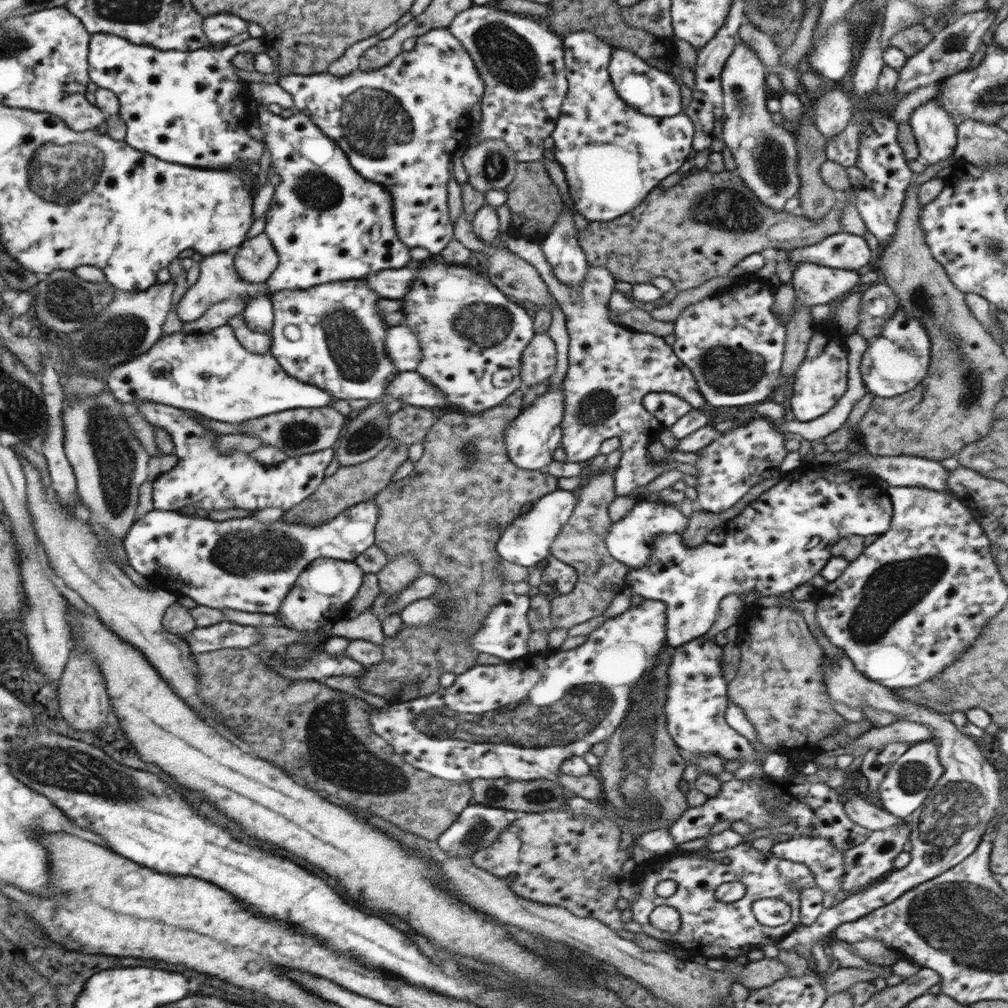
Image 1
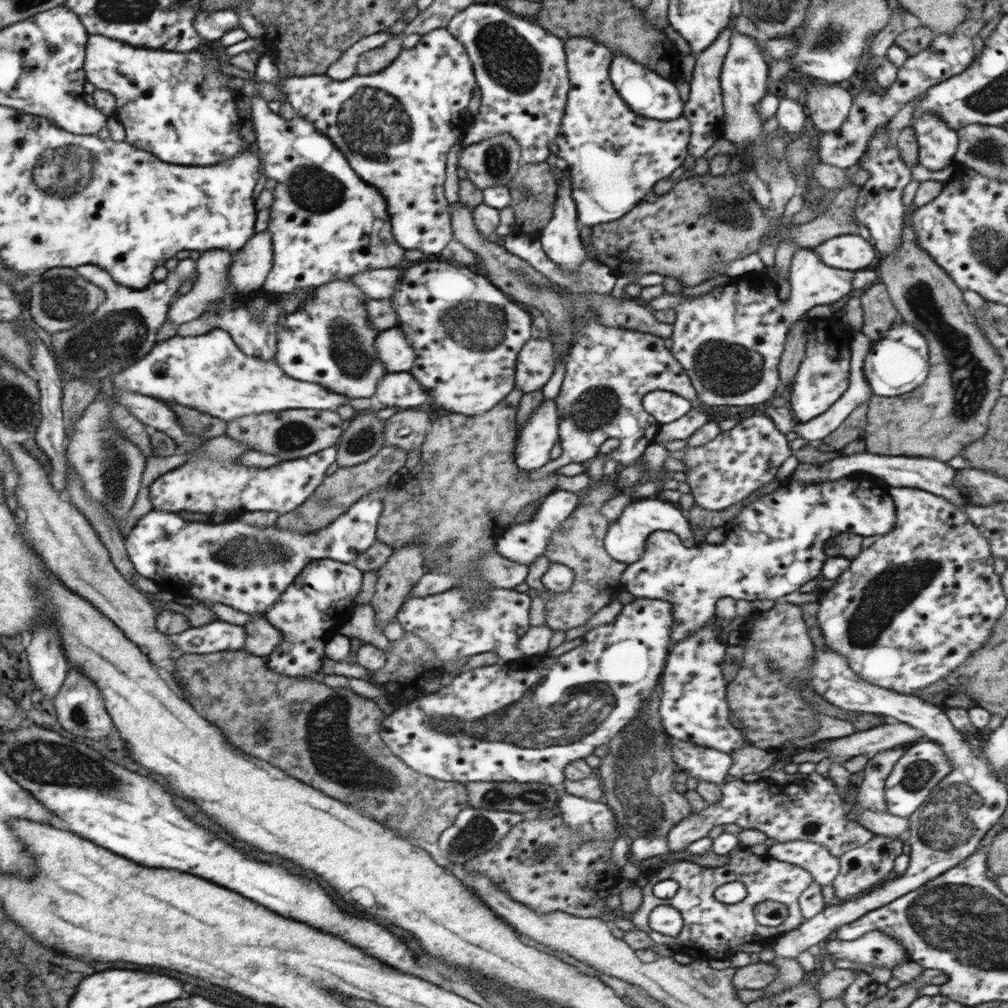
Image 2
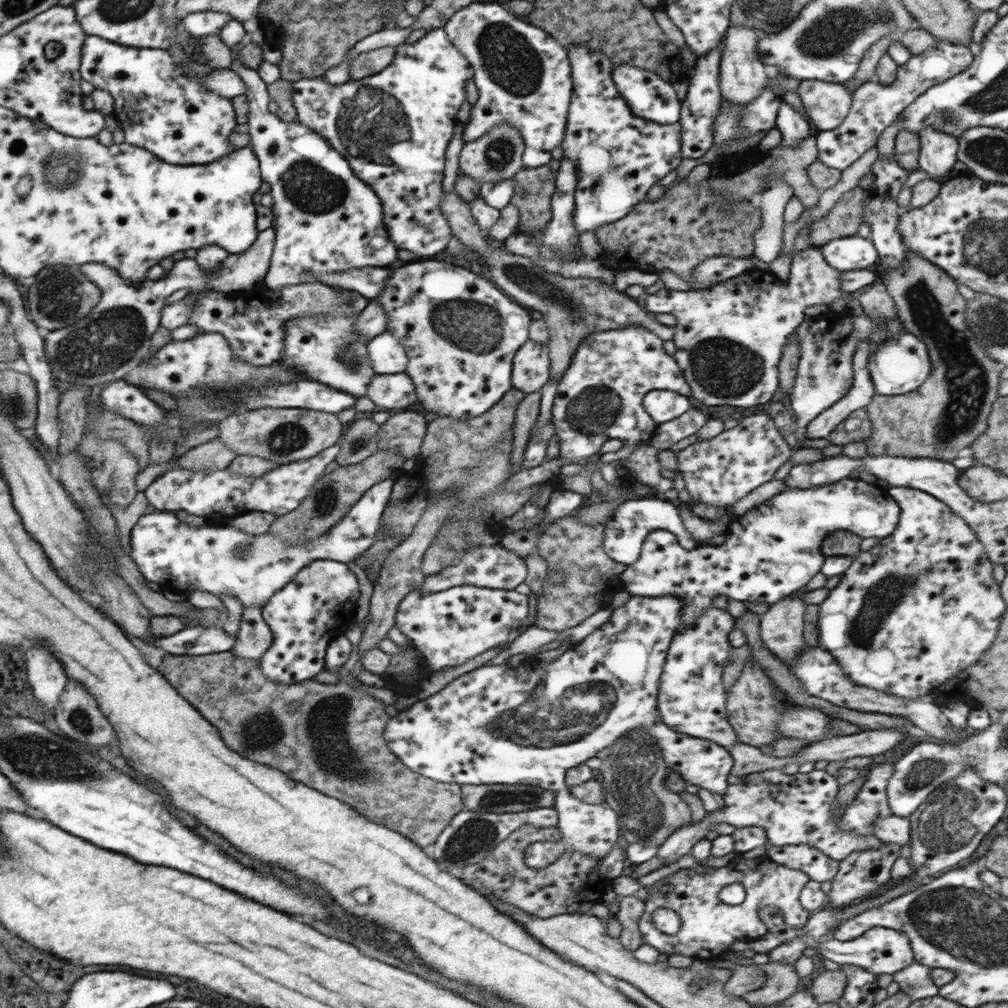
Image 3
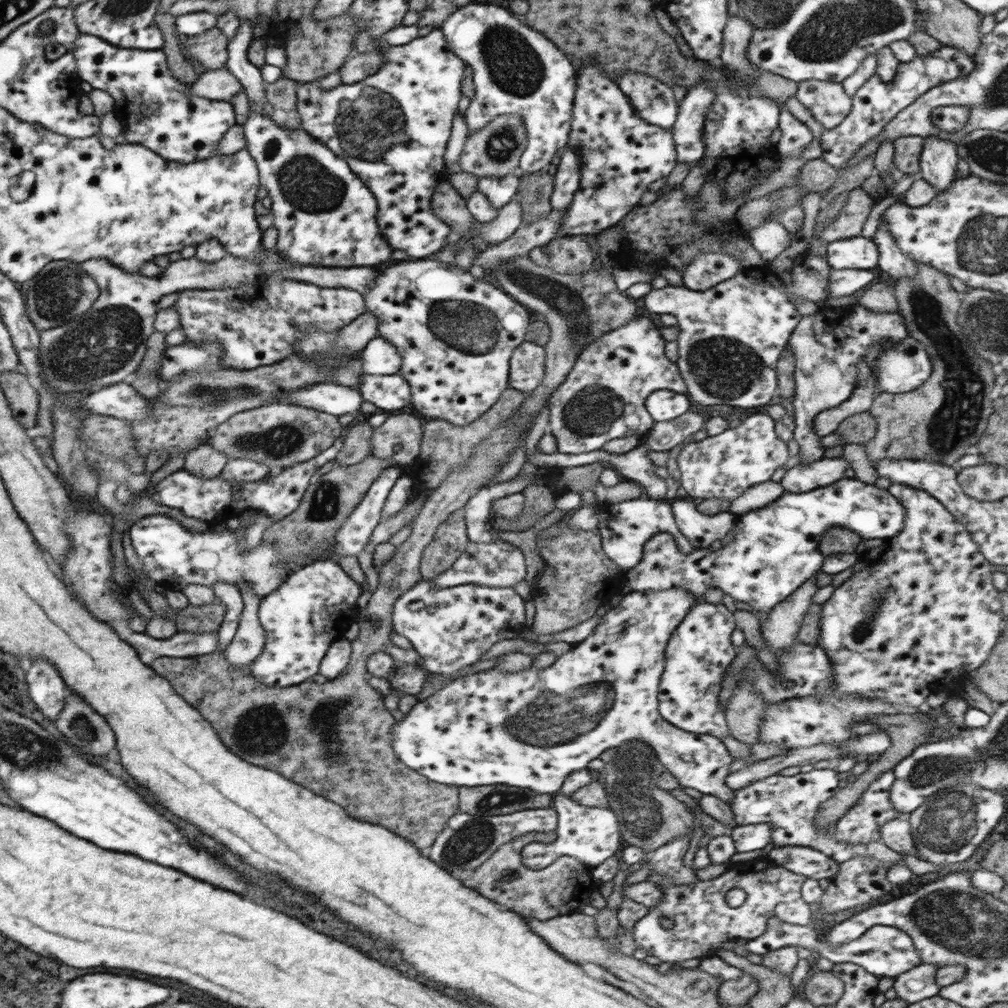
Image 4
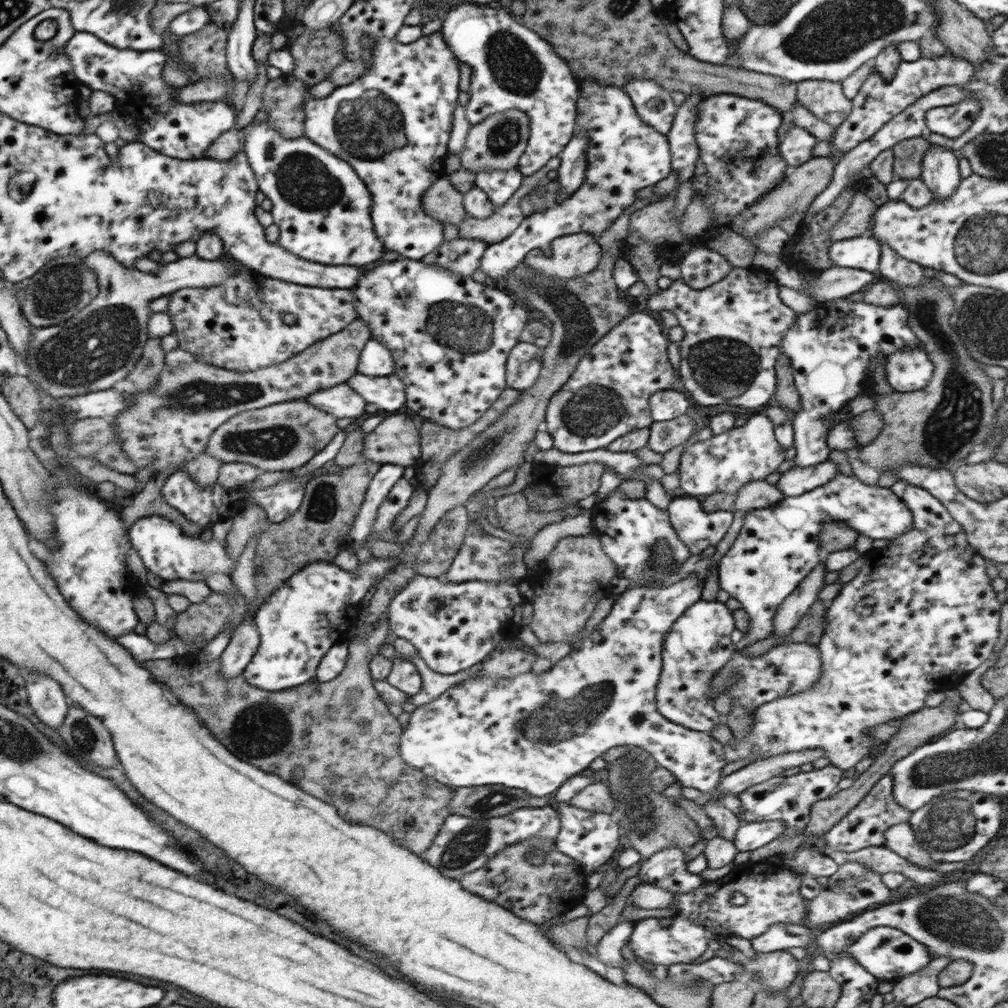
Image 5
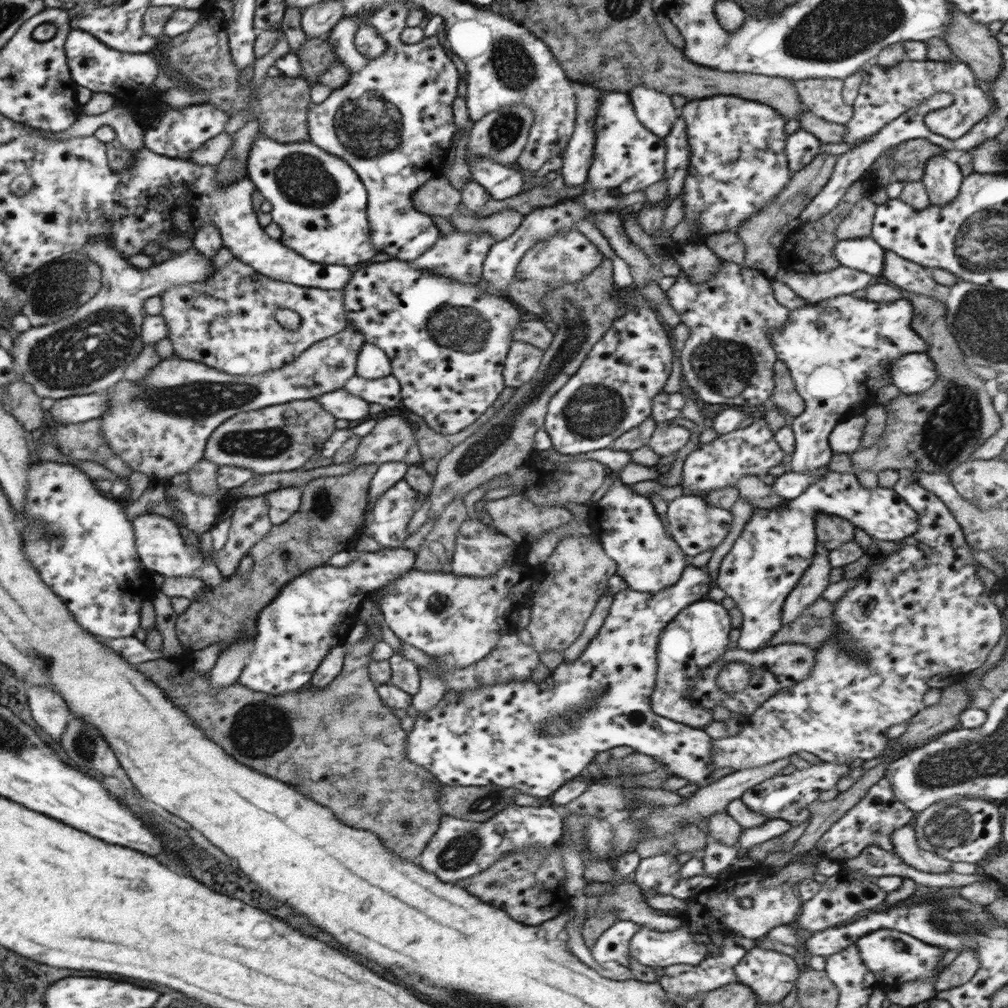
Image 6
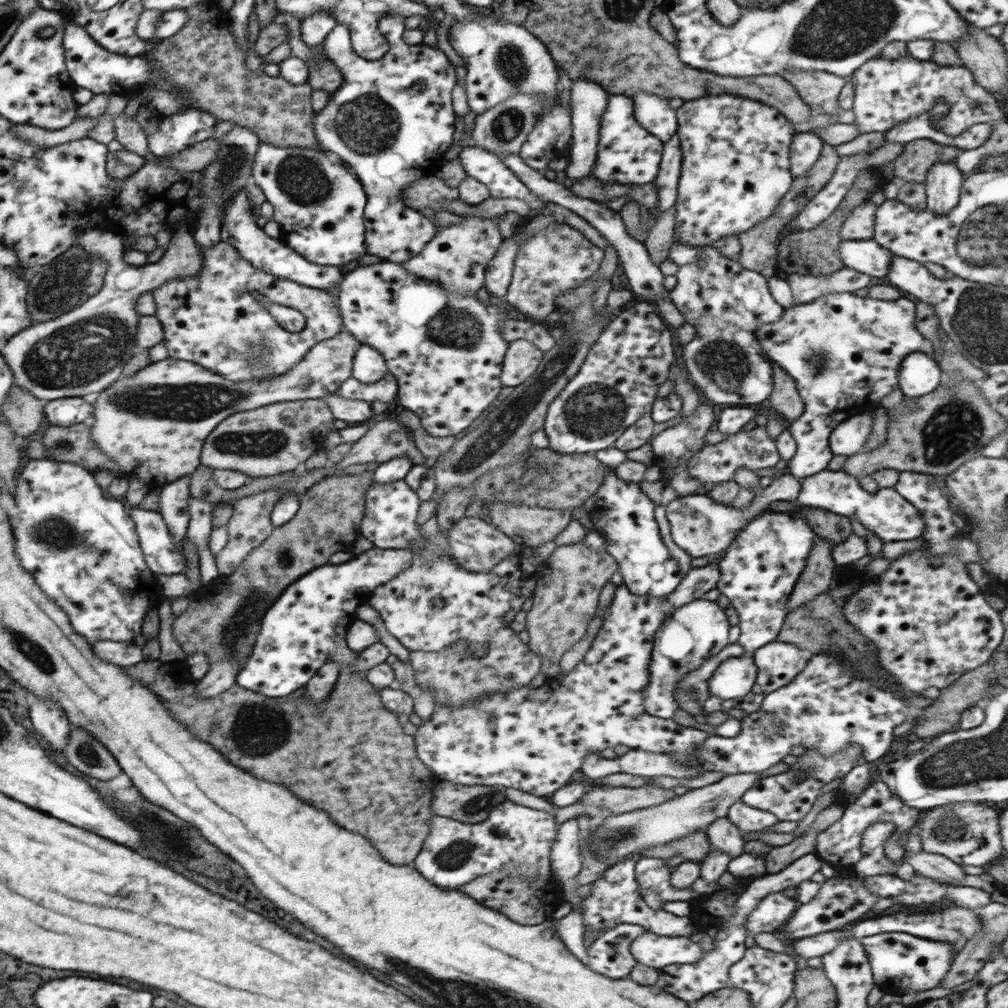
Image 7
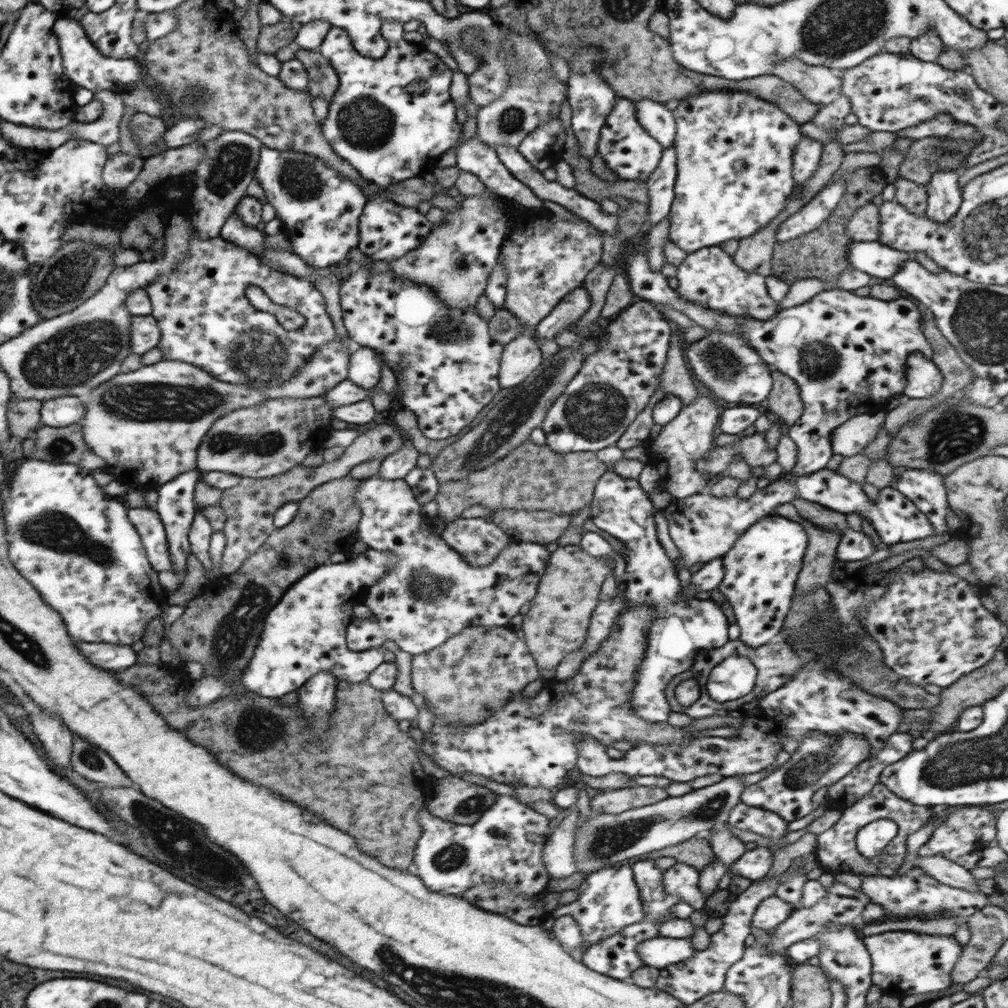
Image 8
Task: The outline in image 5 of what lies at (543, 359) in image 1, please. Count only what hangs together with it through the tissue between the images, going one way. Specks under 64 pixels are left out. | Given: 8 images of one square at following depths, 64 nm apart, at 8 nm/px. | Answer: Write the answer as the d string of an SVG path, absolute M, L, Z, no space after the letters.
M518 342L506 362L506 384L522 391L536 384L542 368L544 349L526 342Z

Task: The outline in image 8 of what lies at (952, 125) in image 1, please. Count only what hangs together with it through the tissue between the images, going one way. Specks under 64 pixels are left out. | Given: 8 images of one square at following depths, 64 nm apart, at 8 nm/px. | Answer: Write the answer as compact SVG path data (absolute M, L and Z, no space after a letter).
M940 170L932 174L927 188L926 217L938 224L946 224L961 206L961 188L958 180L961 172Z

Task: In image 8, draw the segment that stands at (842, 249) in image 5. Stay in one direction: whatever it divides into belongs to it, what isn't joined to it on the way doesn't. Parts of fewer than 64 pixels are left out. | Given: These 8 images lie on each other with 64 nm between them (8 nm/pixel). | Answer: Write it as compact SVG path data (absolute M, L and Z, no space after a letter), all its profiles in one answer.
M851 242L847 245L848 262L854 270L876 278L890 279L911 257L880 242Z

